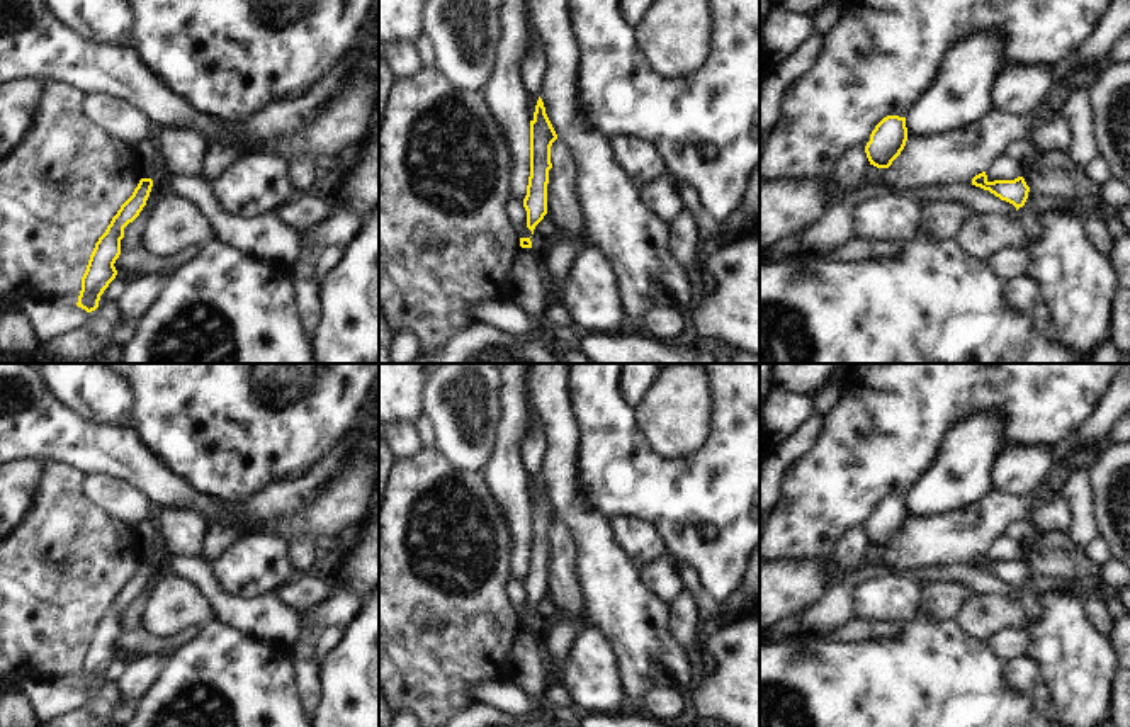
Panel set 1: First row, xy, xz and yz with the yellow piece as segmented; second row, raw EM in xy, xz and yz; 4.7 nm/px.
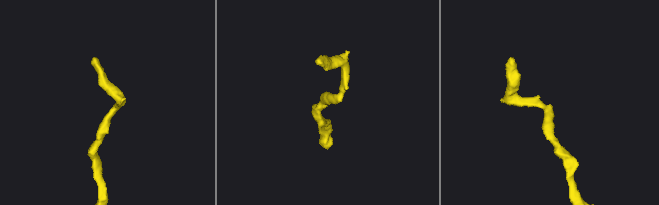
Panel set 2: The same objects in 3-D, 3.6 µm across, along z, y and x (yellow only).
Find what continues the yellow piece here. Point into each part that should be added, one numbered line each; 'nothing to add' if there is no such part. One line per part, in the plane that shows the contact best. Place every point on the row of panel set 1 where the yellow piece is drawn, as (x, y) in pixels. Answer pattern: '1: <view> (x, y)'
nothing to add

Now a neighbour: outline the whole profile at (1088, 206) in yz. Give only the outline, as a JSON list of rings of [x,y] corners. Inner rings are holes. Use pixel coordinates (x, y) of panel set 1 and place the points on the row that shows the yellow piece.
[[[1089,197],[1069,206],[1069,209],[1086,219],[1096,211],[1105,212],[1105,202],[1103,202],[1103,197]]]

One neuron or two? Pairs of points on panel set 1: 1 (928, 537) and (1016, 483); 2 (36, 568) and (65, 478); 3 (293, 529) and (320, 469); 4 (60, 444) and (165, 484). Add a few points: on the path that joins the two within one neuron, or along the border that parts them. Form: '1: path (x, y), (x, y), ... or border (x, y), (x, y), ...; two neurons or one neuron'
1: border (993, 488), (1010, 495), (1033, 493); two neurons
2: path (45, 546), (62, 529), (62, 500); one neuron
3: border (330, 478), (296, 512), (267, 524); two neurons
4: path (85, 447), (116, 450), (140, 467); one neuron

